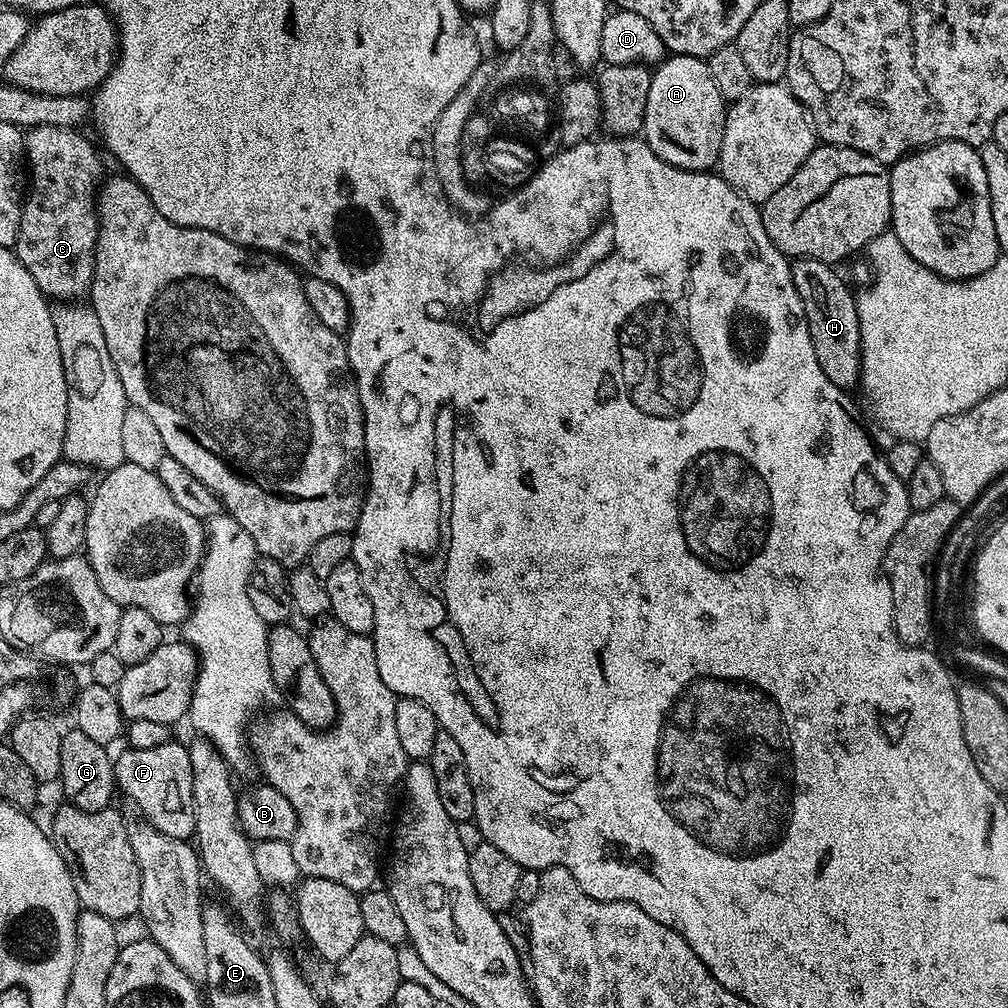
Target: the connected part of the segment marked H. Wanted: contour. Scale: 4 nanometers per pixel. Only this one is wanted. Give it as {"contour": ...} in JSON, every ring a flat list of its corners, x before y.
{"contour":[[802,256,793,259,791,266,792,281,804,303,810,342,814,346,814,354,818,354,818,366,822,366,822,374,826,374,826,378,830,378,830,382,842,390,855,389,860,382,860,327,854,292,848,289,847,282,836,273,837,269,826,262]]}

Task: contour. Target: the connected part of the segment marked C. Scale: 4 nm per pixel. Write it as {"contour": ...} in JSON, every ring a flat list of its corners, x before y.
{"contour":[[38,126,29,128,24,132,24,155,26,157,26,172,32,175,32,181,27,181,26,195,22,200,20,210,20,225,18,226,18,238,14,245,14,251,22,266,30,270,30,278,38,282,38,286,44,295,56,302,76,302,89,295,92,287,92,275,94,274,94,258,96,257,96,233,100,231,100,221,96,214,96,201,98,199,98,189,102,183,100,176,100,156,96,153,96,148,83,136,83,131,75,128,59,128,58,126]]}

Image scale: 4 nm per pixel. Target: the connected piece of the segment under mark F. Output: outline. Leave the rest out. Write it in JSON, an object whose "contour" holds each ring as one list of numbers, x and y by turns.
{"contour":[[168,739,162,746,154,746,151,750,138,750,125,747,124,753,114,760,116,769,116,787,121,793,125,792,136,803,141,817,149,820,162,834,170,834,170,838,188,840,194,833,194,782,190,770,190,754,182,743,175,744,175,739]]}

